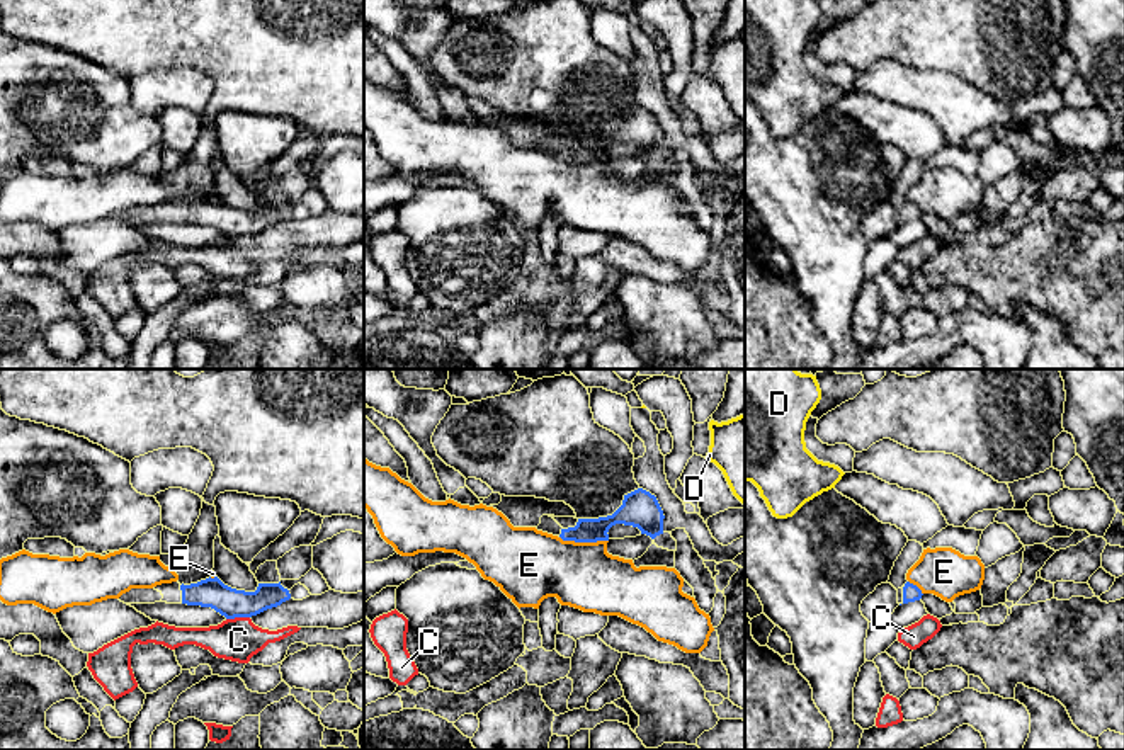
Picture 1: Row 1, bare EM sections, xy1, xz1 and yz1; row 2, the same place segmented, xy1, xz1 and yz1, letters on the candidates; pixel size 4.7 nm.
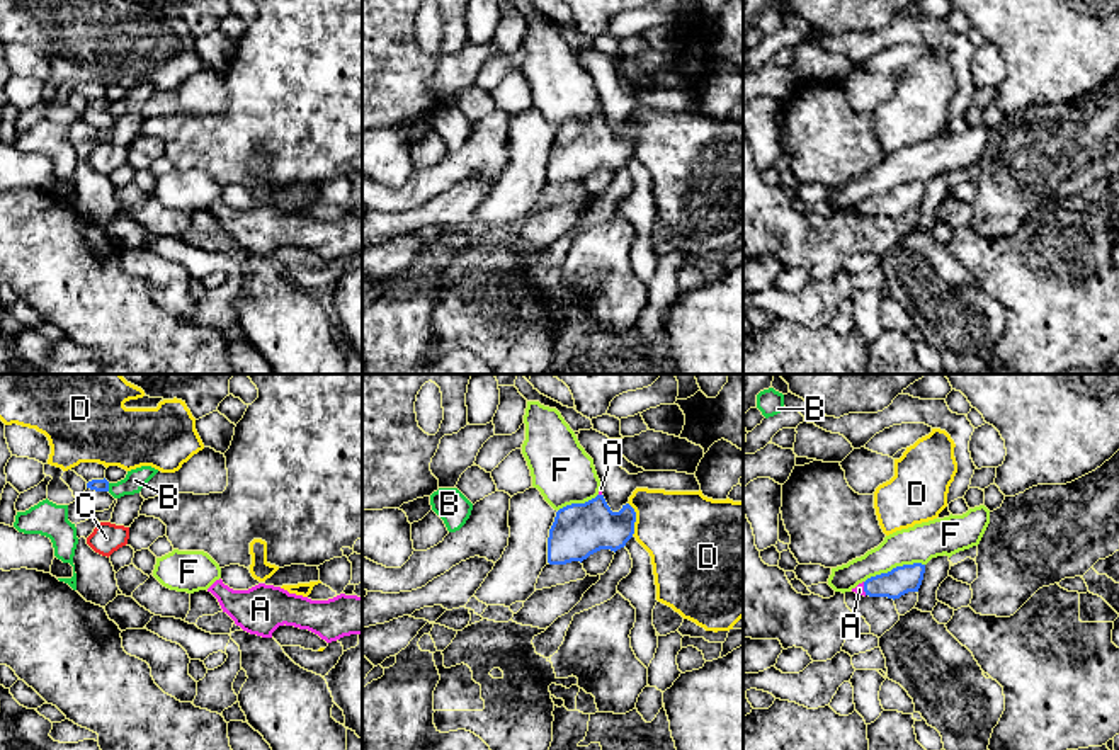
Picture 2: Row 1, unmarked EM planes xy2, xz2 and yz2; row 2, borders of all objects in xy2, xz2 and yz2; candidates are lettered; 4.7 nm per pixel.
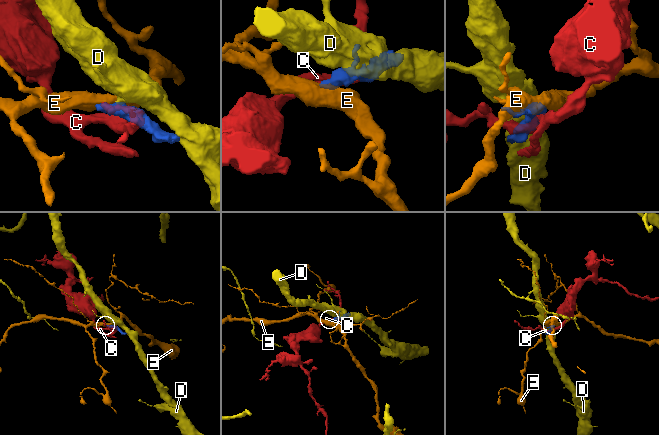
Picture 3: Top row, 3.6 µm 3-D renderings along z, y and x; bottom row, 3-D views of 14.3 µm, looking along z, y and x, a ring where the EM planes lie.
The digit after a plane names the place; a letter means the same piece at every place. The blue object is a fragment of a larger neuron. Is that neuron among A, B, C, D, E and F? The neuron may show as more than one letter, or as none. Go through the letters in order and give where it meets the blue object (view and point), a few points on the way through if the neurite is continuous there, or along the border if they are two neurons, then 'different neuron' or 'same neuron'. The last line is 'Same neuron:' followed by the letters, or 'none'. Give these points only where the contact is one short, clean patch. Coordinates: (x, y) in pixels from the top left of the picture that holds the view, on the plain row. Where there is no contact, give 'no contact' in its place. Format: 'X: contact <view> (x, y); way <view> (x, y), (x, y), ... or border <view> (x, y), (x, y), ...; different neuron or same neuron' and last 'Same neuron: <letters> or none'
A: contact yz2 (864, 208); way yz2 (900, 199), (891, 204), (864, 208), (859, 208); same neuron
B: contact xy2 (107, 106); border xy2 (107, 102), (109, 109); different neuron
C: contact xy1 (237, 235); different neuron
D: contact xz2 (635, 138); border xz2 (628, 121), (635, 131), (633, 153); different neuron
E: contact xz1 (584, 160); border xz1 (560, 155), (570, 160), (607, 160); different neuron
F: contact yz2 (893, 187); border yz2 (924, 182), (897, 184), (871, 194), (864, 201); different neuron
Same neuron: A

